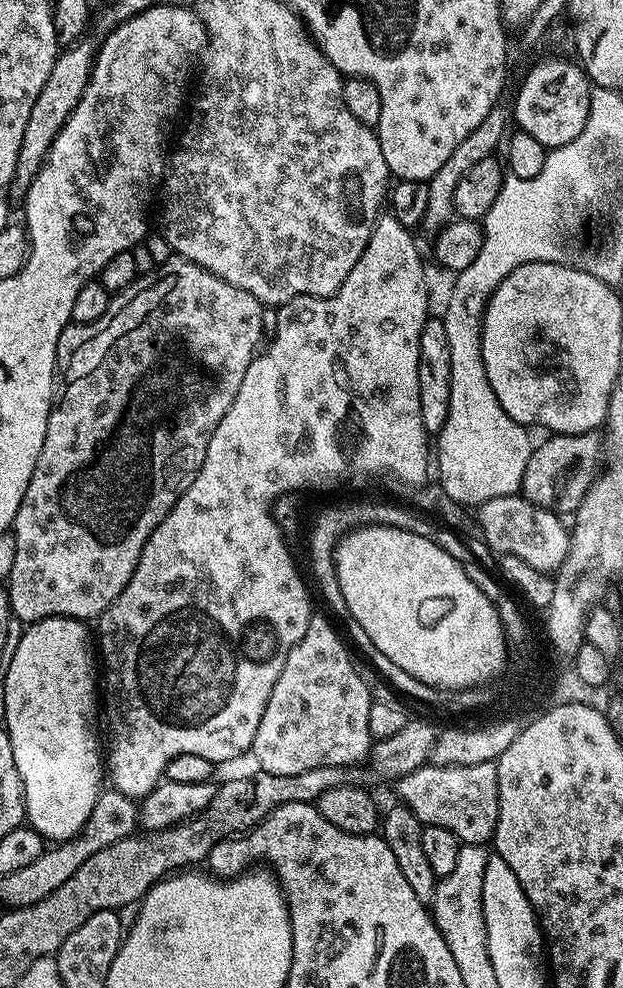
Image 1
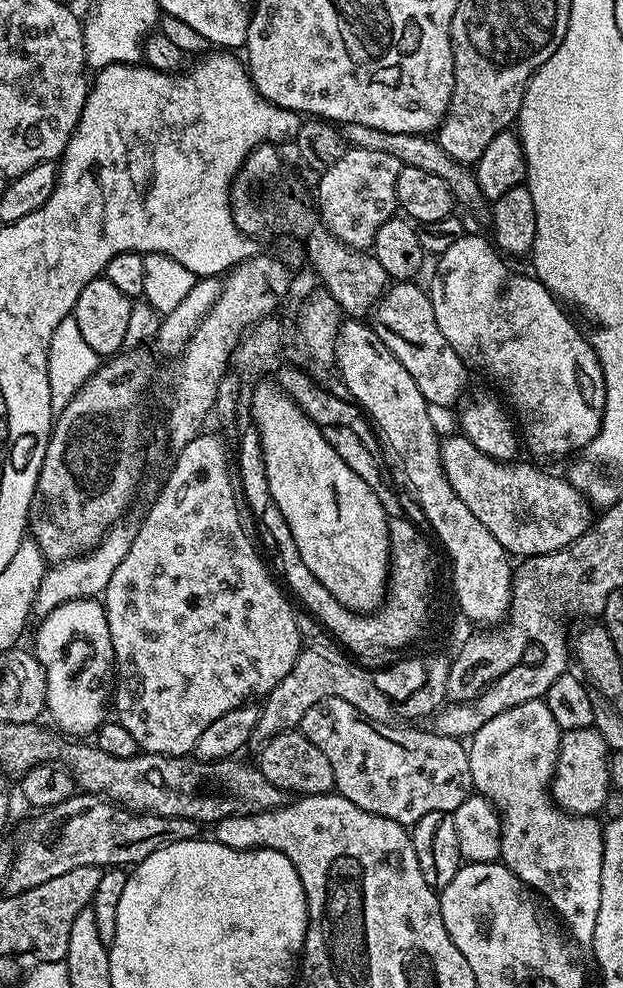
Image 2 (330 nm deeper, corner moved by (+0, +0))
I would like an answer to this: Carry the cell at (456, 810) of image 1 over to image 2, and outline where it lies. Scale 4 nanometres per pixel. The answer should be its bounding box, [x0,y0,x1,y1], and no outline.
[298,698,473,826]

